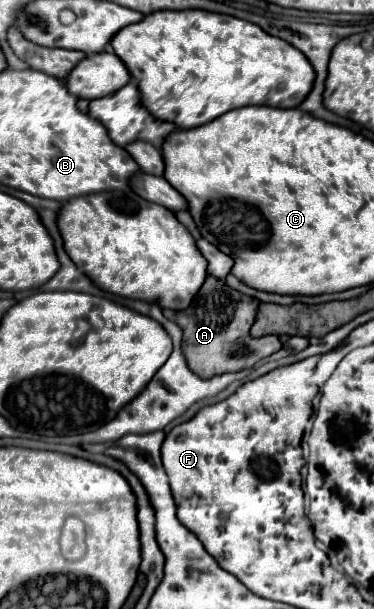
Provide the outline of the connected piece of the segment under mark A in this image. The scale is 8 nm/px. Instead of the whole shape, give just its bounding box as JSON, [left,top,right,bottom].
[165,276,281,378]

